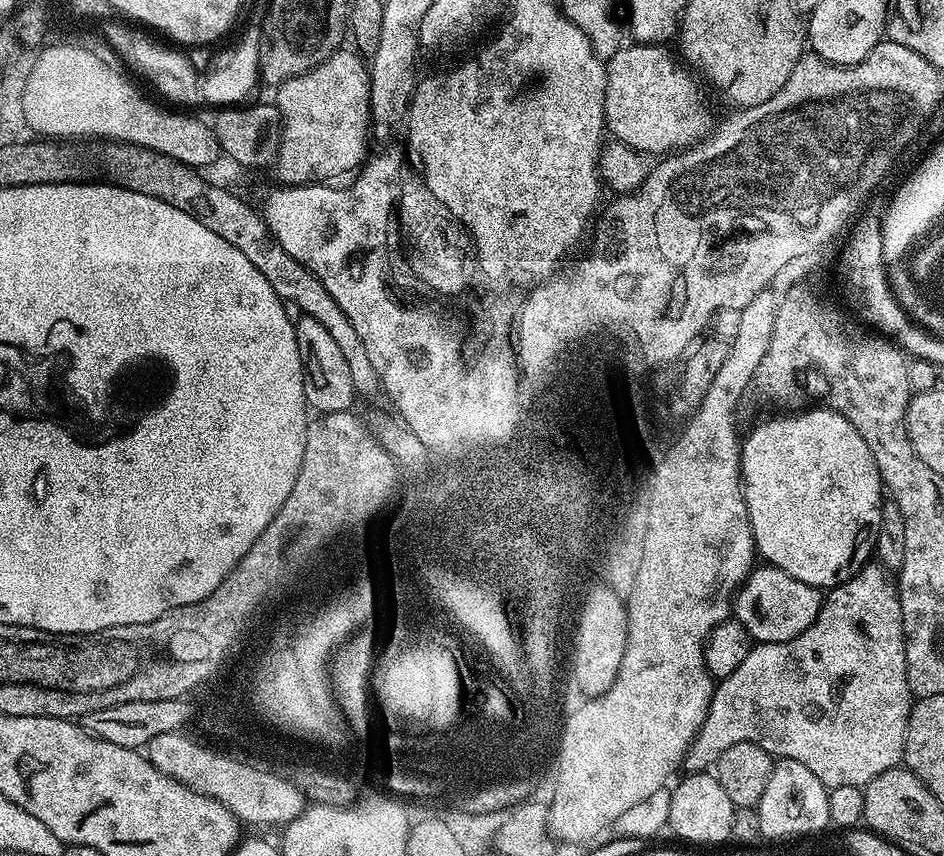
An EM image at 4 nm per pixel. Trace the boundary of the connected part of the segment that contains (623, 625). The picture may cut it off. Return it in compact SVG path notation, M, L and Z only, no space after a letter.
M607 583L598 584L597 588L592 586L587 589L577 622L580 641L579 677L585 692L604 696L614 686L622 658L626 654L628 610L625 601Z

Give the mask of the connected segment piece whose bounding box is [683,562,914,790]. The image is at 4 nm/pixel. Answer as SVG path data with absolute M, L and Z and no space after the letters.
M869 562L860 569L858 574L851 576L844 584L837 584L823 597L814 622L809 628L802 630L800 636L795 636L786 642L757 643L755 646L749 647L746 658L742 658L742 666L738 666L738 670L734 670L734 674L730 674L715 685L708 713L694 738L694 742L684 755L683 767L688 768L687 771L692 774L703 773L705 770L711 769L708 768L711 764L713 767L720 761L726 754L726 750L742 743L757 744L774 758L793 760L806 766L806 770L810 770L810 774L814 774L814 778L818 778L818 782L822 782L824 787L829 790L838 786L864 788L872 779L878 778L880 774L897 767L904 759L904 739L908 729L908 716L912 713L914 697L912 687L908 684L908 663L904 649L904 615L900 609L897 585L894 583L893 577L892 580L890 577L892 576L879 562Z

